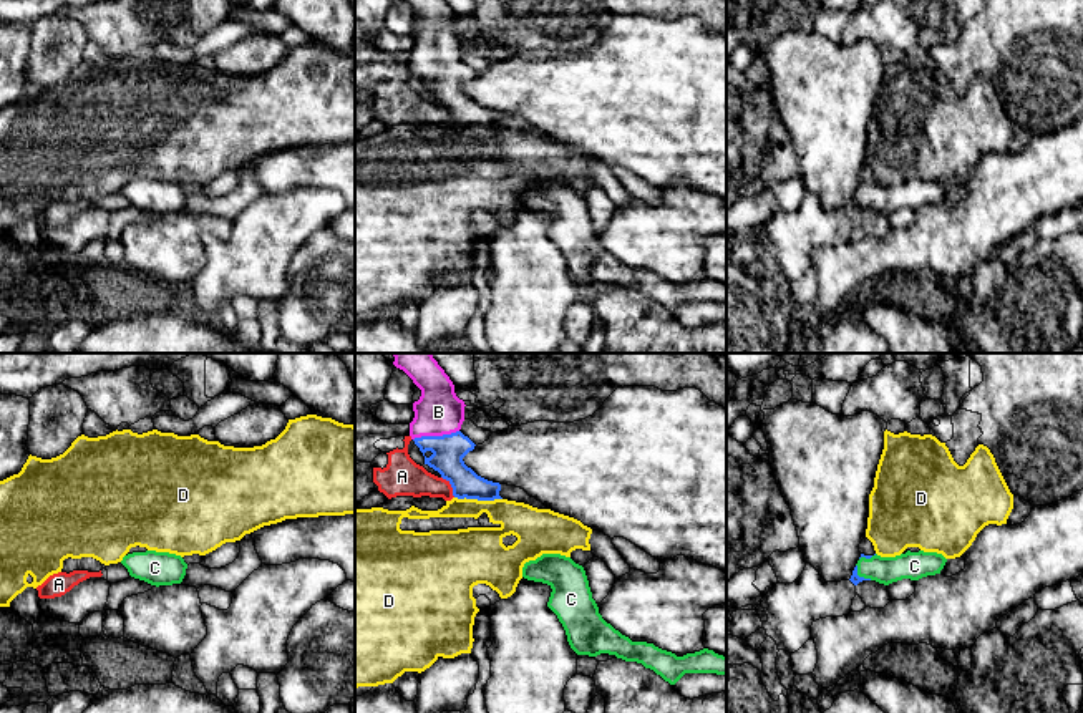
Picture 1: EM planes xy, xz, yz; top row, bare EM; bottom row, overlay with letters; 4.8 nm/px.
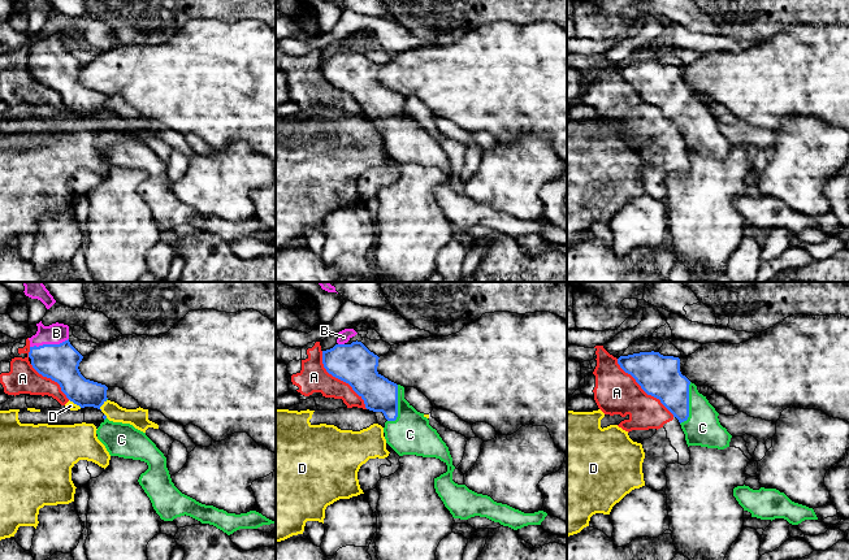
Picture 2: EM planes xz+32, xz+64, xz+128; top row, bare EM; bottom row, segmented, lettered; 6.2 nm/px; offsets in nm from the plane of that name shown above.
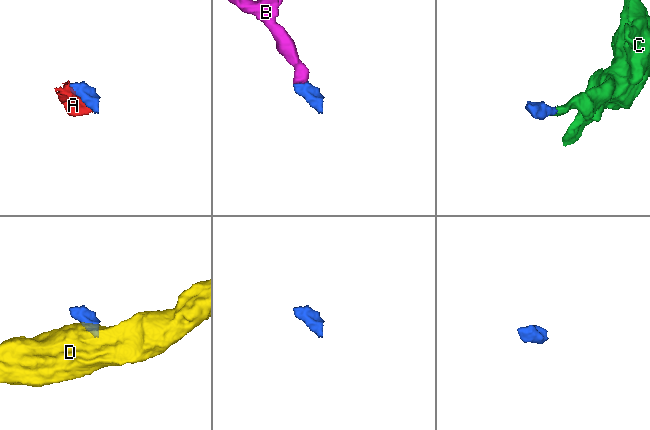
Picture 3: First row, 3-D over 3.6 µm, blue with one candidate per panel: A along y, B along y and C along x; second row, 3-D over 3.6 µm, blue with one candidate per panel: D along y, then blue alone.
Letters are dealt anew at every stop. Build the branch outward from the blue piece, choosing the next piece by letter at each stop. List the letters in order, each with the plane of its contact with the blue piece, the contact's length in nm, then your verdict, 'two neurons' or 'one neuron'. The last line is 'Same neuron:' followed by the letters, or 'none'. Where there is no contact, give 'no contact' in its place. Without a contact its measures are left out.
A: contact in xz; length 120 nm; two neurons
B: contact in xz; length 220 nm; one neuron
C: contact in yz; length 110 nm; one neuron
D: contact in xz; length 240 nm; two neurons
Same neuron: B, C

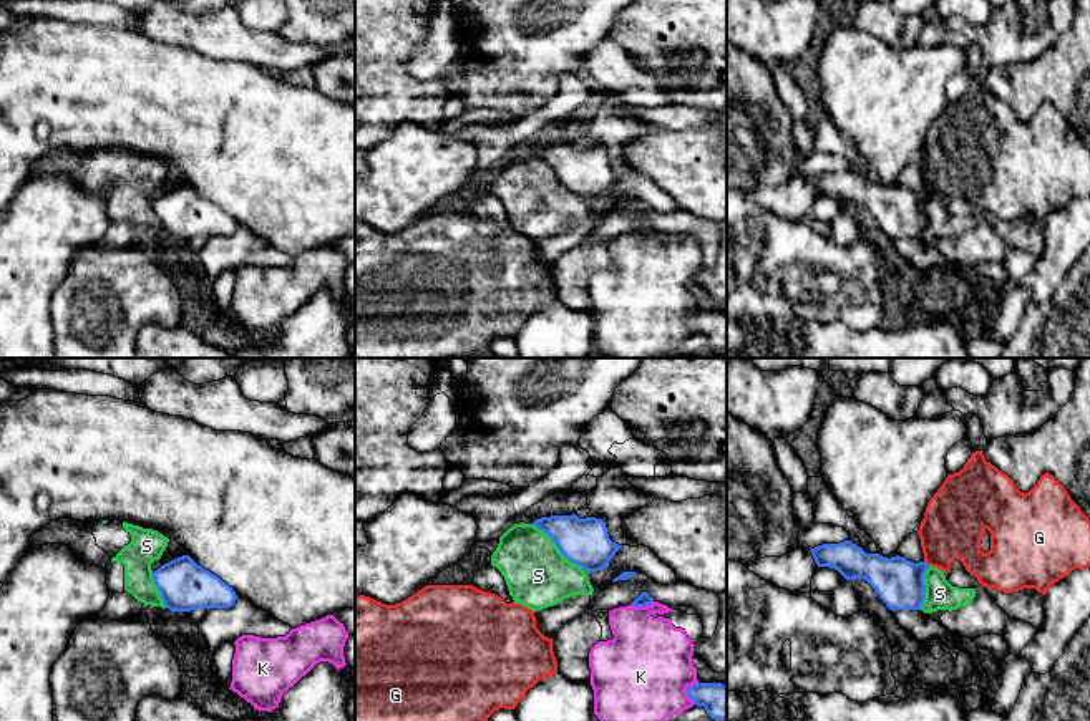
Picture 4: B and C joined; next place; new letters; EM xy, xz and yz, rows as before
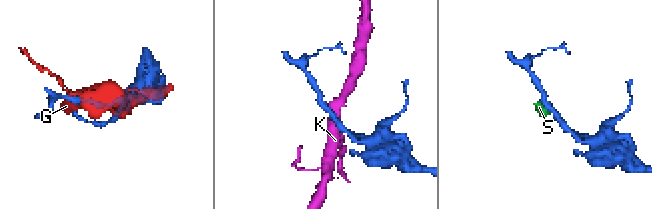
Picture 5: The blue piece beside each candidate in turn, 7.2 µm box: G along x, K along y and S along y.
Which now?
G: contact in yz; length 40 nm; two neurons
K: contact in xz; length 110 nm; two neurons
S: contact in xz; length 360 nm; two neurons
Same neuron: none

